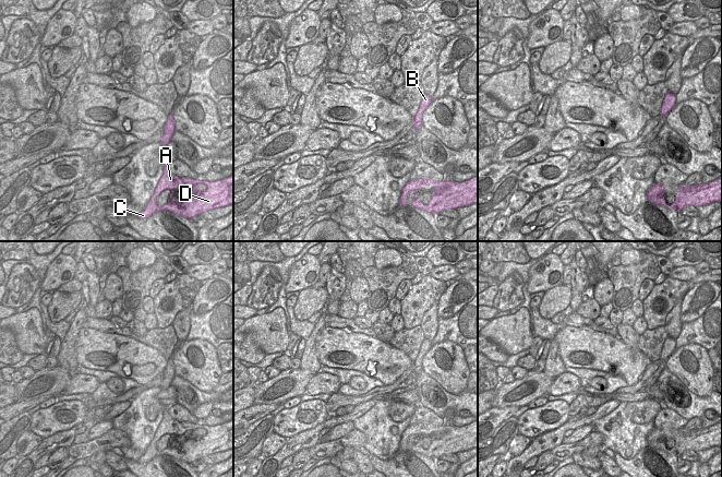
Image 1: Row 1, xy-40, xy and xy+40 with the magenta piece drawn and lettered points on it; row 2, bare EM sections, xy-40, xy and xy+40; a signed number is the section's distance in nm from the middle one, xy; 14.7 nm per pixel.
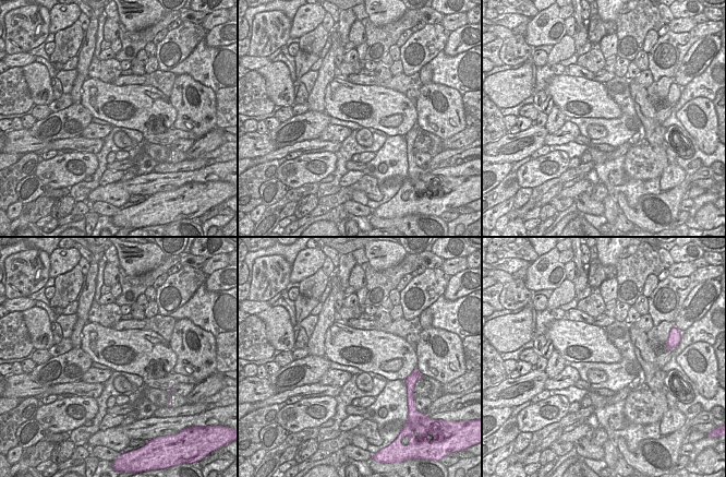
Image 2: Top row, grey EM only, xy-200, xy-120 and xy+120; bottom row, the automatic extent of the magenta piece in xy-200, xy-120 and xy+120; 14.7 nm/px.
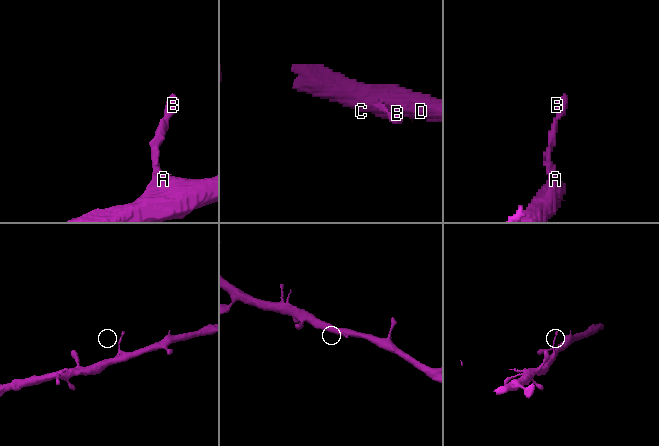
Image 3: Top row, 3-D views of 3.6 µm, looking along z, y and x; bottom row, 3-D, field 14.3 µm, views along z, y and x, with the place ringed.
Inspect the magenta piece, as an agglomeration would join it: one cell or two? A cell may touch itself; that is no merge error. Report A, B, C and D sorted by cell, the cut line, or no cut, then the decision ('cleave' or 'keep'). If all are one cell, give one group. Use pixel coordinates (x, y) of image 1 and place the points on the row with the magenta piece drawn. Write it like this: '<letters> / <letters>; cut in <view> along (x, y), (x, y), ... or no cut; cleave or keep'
A B C D; no cut; keep

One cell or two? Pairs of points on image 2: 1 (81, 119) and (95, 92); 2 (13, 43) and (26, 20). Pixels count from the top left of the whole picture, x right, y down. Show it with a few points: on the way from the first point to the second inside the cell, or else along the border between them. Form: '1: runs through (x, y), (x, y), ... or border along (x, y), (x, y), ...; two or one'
1: border along (81, 103), (93, 116); two
2: runs through (19, 37), (26, 28), (26, 25); one

